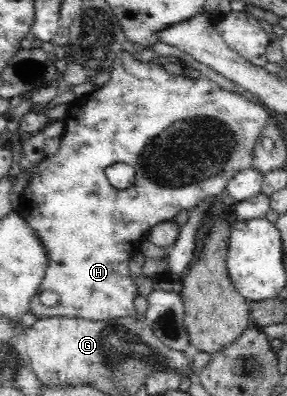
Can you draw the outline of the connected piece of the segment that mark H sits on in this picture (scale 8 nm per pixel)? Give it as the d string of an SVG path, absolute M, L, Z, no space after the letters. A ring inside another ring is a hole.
M121 51L118 57L111 65L111 77L107 83L101 85L94 93L76 99L68 105L68 110L63 117L65 120L65 130L61 138L58 153L53 156L48 156L42 160L34 170L35 175L25 189L24 195L19 199L19 207L17 212L25 219L30 228L34 230L36 236L42 240L46 252L48 252L48 260L50 260L50 267L46 269L46 275L42 279L40 288L34 297L31 299L31 306L29 309L36 315L37 319L44 315L73 315L74 317L81 317L82 319L92 319L94 321L104 321L104 319L128 318L134 317L136 308L134 308L134 298L138 295L137 286L130 273L129 261L132 252L139 251L140 242L148 231L163 223L164 221L171 221L175 219L175 215L186 209L194 208L199 205L202 200L207 198L214 198L217 196L228 181L243 169L253 167L253 151L255 143L260 137L262 129L268 123L268 111L262 106L250 102L239 94L220 89L218 85L213 82L198 79L195 76L188 74L172 75L164 70L164 66L156 64L156 62L140 62L132 57L131 54ZM110 163L128 163L136 169L136 179L132 187L128 189L114 189L106 175L104 169ZM42 291L54 291L58 293L58 304L56 306L44 306L38 299Z

